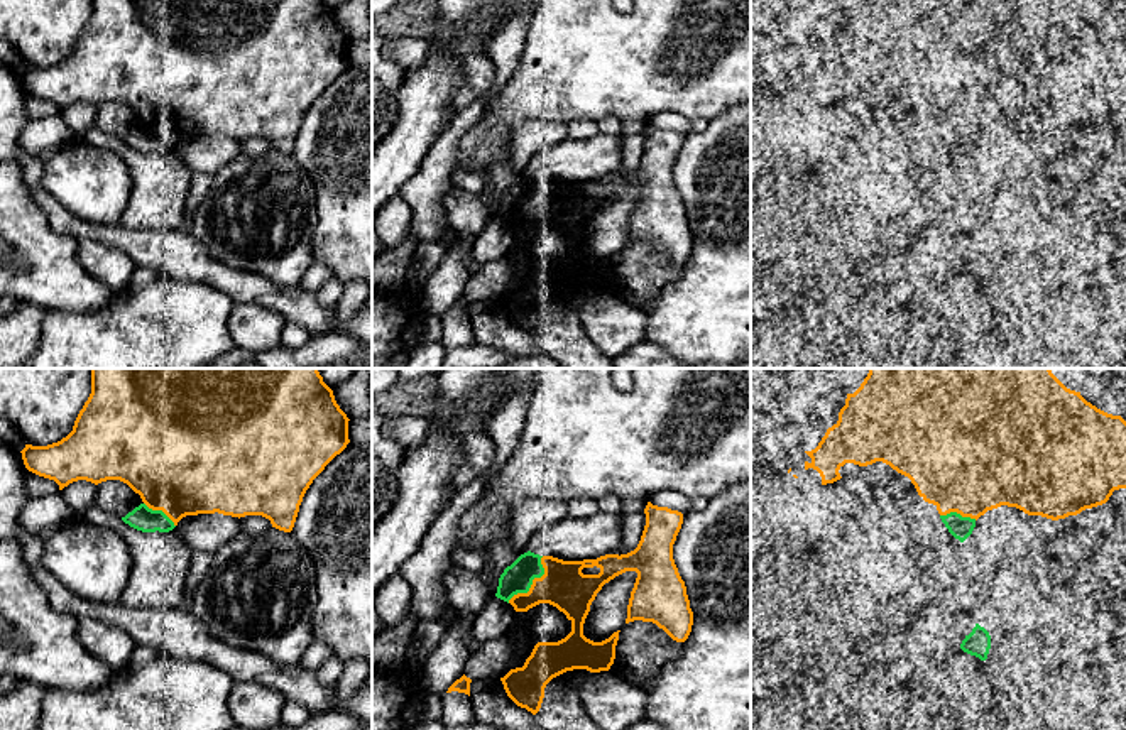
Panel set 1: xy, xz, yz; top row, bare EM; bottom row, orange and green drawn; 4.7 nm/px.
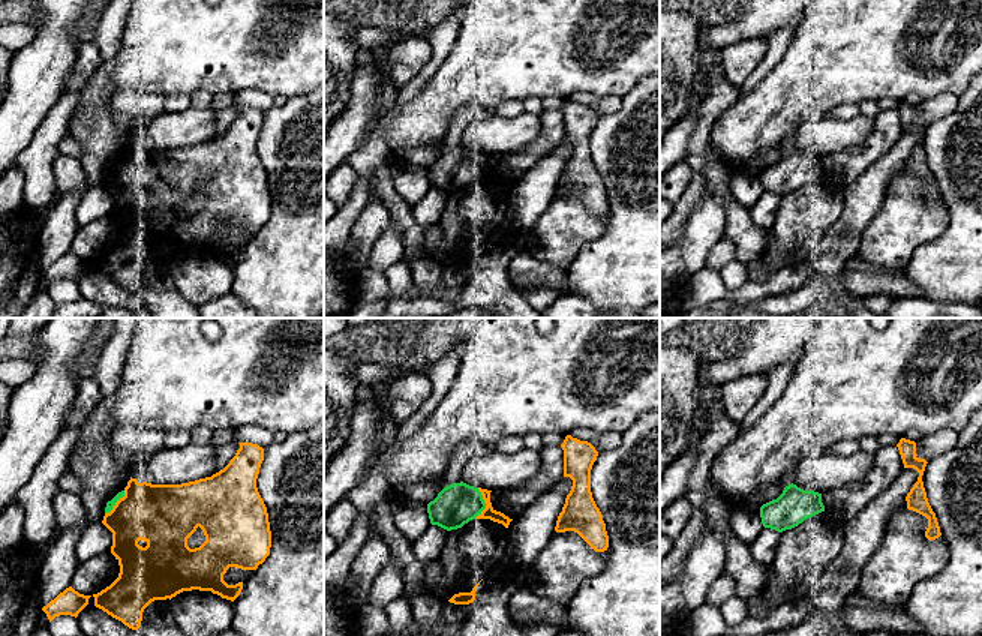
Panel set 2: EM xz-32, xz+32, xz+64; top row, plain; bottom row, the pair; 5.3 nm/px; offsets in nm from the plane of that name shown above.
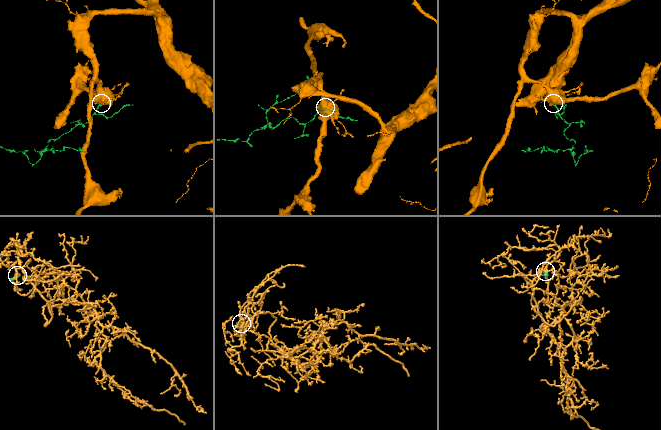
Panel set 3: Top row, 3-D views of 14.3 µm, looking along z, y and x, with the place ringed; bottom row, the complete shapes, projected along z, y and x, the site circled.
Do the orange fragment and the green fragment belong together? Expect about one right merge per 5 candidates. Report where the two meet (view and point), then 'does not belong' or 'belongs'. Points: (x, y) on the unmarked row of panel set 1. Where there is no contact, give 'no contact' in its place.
contact xz (533, 203); does not belong

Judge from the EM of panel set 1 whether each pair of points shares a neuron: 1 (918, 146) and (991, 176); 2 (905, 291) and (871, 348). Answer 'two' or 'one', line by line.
1: two
2: one

